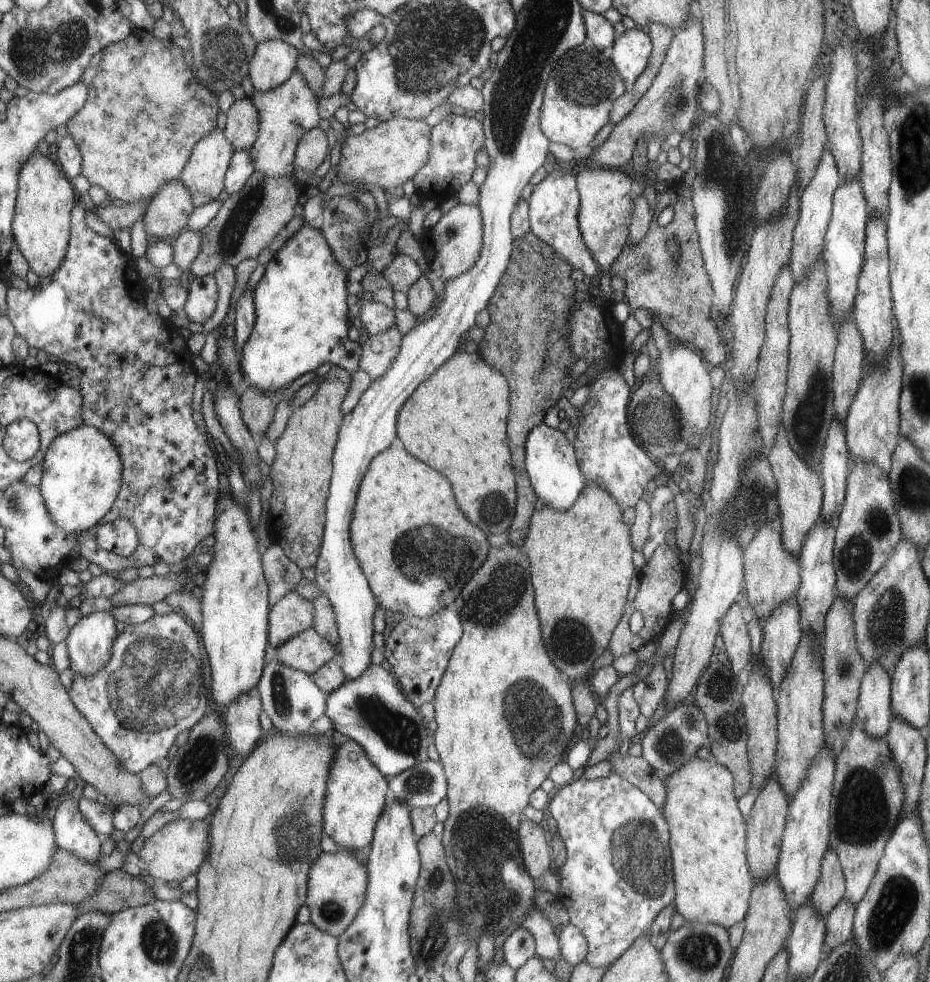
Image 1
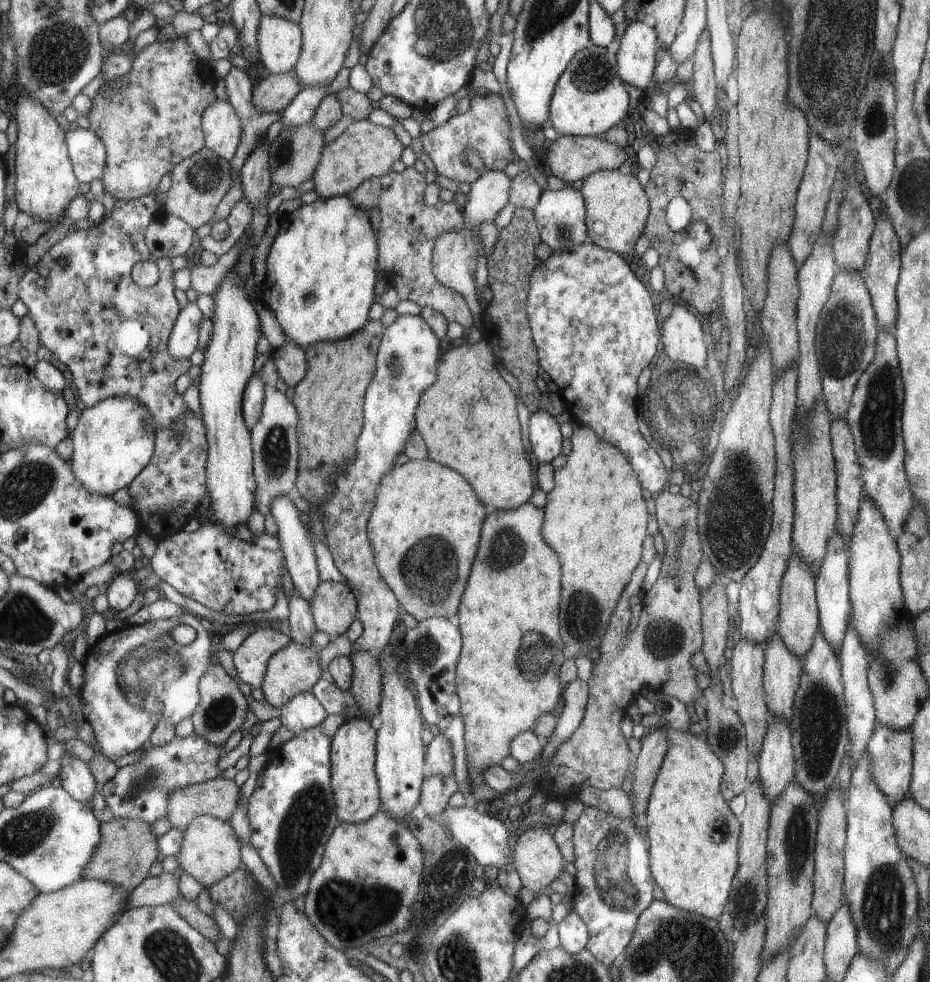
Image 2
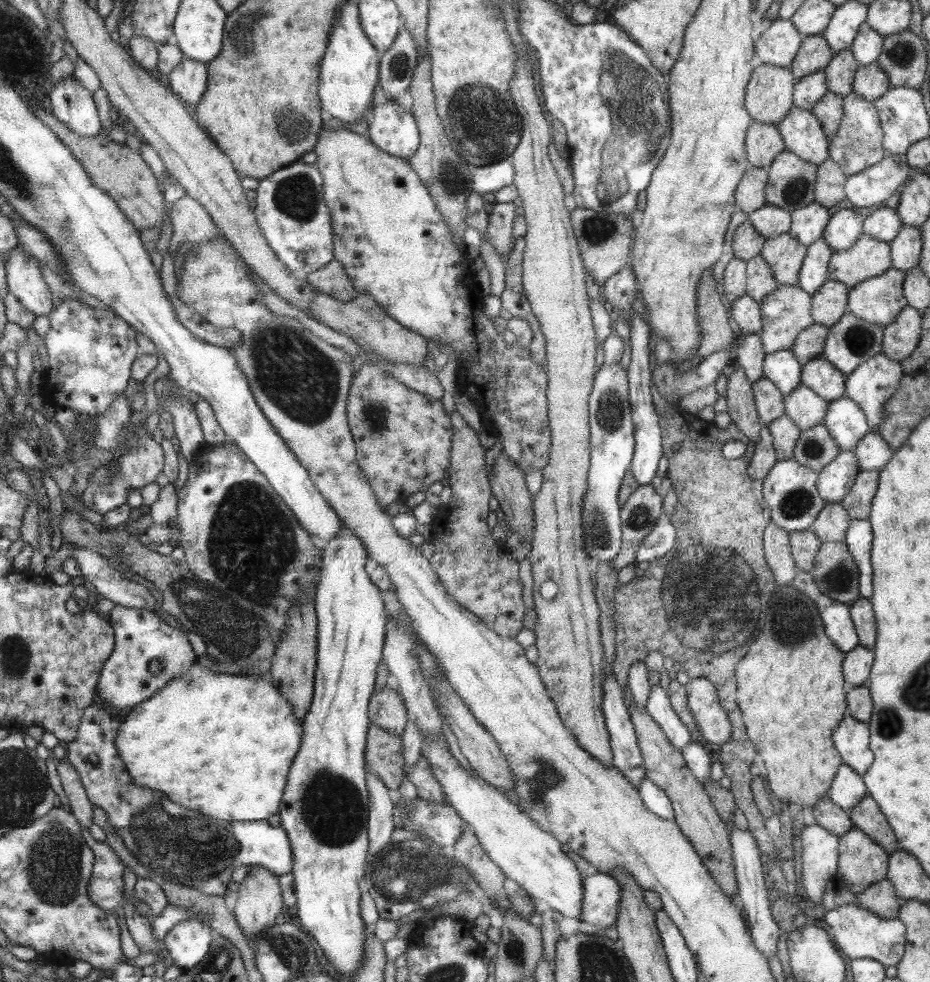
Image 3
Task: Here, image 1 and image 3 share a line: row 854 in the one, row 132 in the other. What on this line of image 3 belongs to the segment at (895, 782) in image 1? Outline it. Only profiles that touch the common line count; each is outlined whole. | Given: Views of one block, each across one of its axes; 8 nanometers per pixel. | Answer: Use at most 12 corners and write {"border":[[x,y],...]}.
{"border":[[852,92],[829,141],[829,158],[848,175],[886,157],[872,101]]}

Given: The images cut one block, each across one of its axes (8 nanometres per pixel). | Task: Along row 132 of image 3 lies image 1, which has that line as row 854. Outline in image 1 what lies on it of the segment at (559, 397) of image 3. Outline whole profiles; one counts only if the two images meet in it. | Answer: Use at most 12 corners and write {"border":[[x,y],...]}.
{"border":[[522,821],[519,839],[534,880],[552,864],[544,830]]}

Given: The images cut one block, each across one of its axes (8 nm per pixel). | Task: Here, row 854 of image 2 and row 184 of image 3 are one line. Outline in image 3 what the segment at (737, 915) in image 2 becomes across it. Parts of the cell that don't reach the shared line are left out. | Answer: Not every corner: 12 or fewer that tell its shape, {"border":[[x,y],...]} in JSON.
{"border":[[750,166],[736,206],[749,215],[768,204],[769,167]]}

